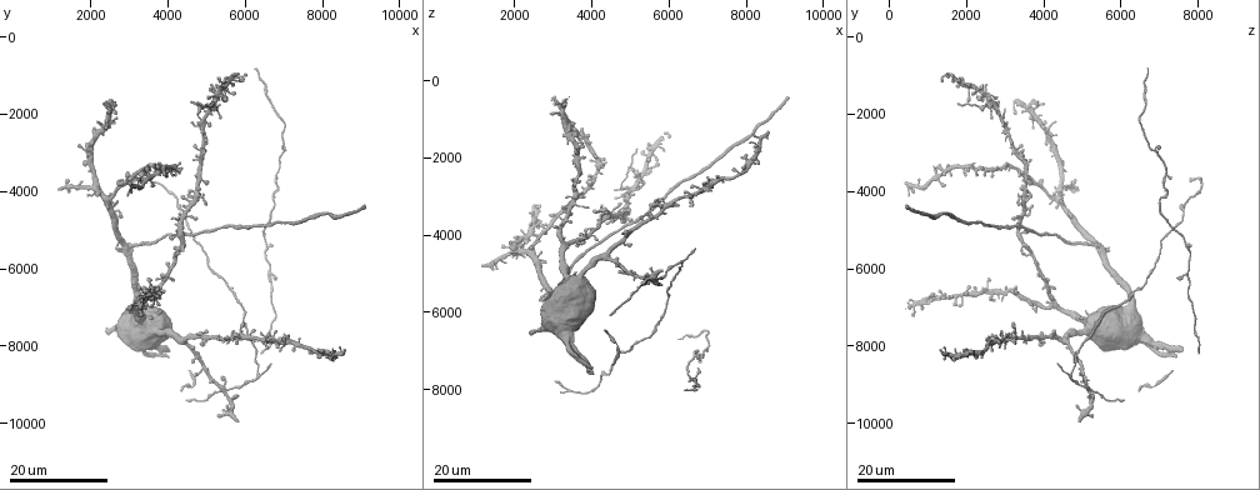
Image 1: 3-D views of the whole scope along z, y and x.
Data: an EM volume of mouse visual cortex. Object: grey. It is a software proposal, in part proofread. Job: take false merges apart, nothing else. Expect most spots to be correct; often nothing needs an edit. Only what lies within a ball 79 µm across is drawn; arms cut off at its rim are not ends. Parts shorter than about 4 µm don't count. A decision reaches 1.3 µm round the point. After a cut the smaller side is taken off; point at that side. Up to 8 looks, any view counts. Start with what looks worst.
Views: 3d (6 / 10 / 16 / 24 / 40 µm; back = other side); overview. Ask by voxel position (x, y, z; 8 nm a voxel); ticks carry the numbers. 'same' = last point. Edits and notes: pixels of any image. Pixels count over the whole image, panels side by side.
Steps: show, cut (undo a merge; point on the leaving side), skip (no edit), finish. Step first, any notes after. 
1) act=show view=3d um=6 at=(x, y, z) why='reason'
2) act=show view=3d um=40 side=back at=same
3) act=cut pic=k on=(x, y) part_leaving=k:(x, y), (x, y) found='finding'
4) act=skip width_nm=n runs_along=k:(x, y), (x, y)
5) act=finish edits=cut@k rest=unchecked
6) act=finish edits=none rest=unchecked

act=show view=3d um=16 at=(5550, 9200, 5200) why='looks like a crossing'

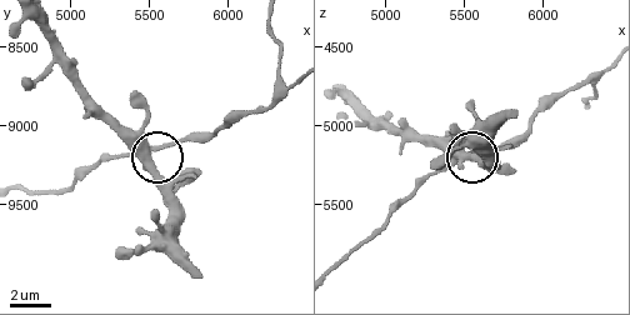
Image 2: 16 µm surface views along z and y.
act=show view=3d um=6 at=same

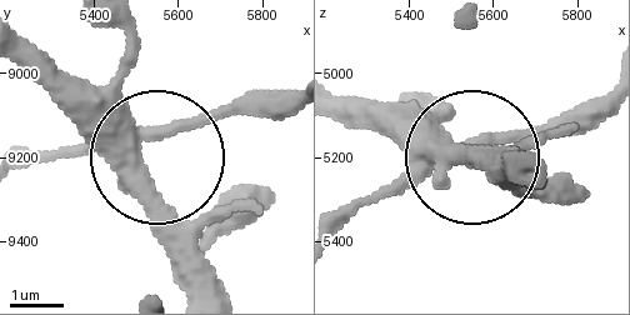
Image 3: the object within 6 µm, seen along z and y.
act=skip runs_along=3:(23, 43), (139, 150), (153, 231), (184, 285) found='continuous, no second neuron'

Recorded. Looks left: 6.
act=show view=3d um=24 at=(6650, 6200, 7700) why='three arms meet'

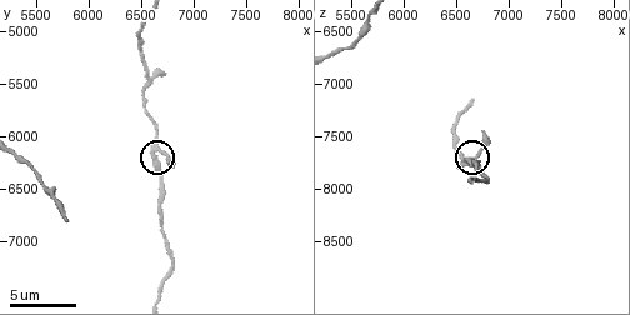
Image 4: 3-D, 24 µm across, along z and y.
act=show view=3d um=10 at=(6600, 6160, 7720)

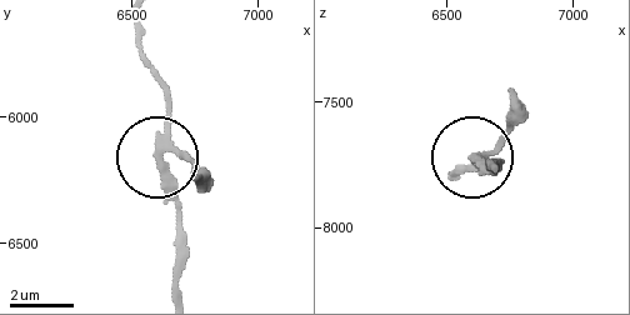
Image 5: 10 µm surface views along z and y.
act=show view=3d um=10 side=back at=same

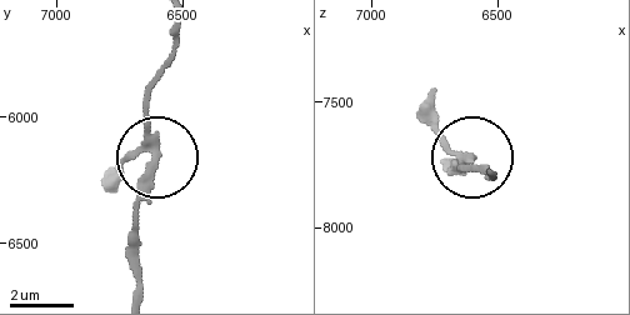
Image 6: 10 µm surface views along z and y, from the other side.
act=skip found='all the same neuron'

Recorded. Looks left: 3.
act=show view=3d um=24 at=(7050, 2950, 6800) why='three-way junction'

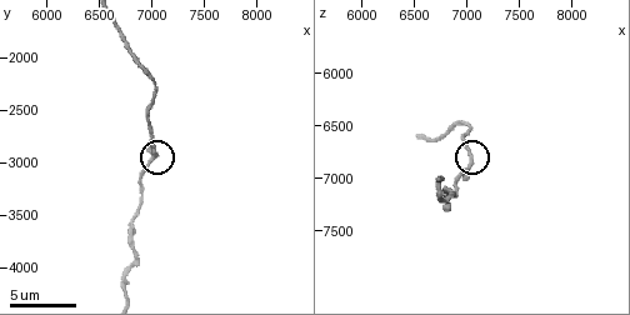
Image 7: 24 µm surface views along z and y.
act=show view=3d um=6 at=(7020, 2920, 6780) why='closer look'

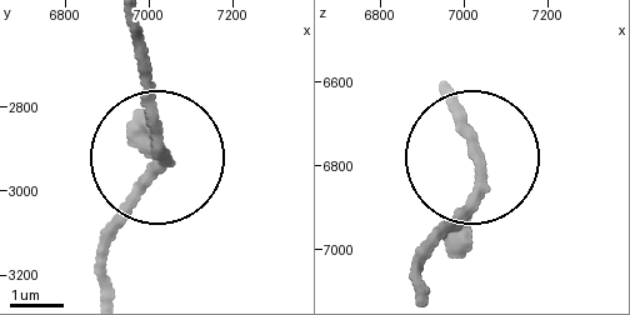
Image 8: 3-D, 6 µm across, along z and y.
act=skip width_nm=170 runs_along=8:(104, 288), (109, 221), (158, 168), (135, 38) found='all the same neuron'

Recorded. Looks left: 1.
act=finish edits=none rest=unchecked

